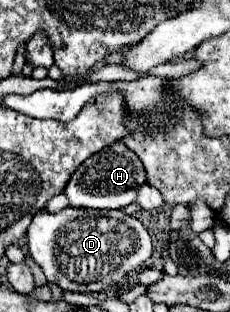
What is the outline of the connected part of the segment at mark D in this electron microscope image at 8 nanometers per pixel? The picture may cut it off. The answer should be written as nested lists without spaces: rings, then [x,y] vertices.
[[[67,206],[57,214],[39,210],[33,216],[25,238],[27,238],[29,254],[45,272],[47,282],[57,284],[65,292],[85,292],[85,294],[103,292],[113,282],[141,268],[151,258],[153,252],[151,236],[143,228],[143,224],[137,218],[123,214],[121,210],[89,210],[89,208],[73,208],[73,206]]]

